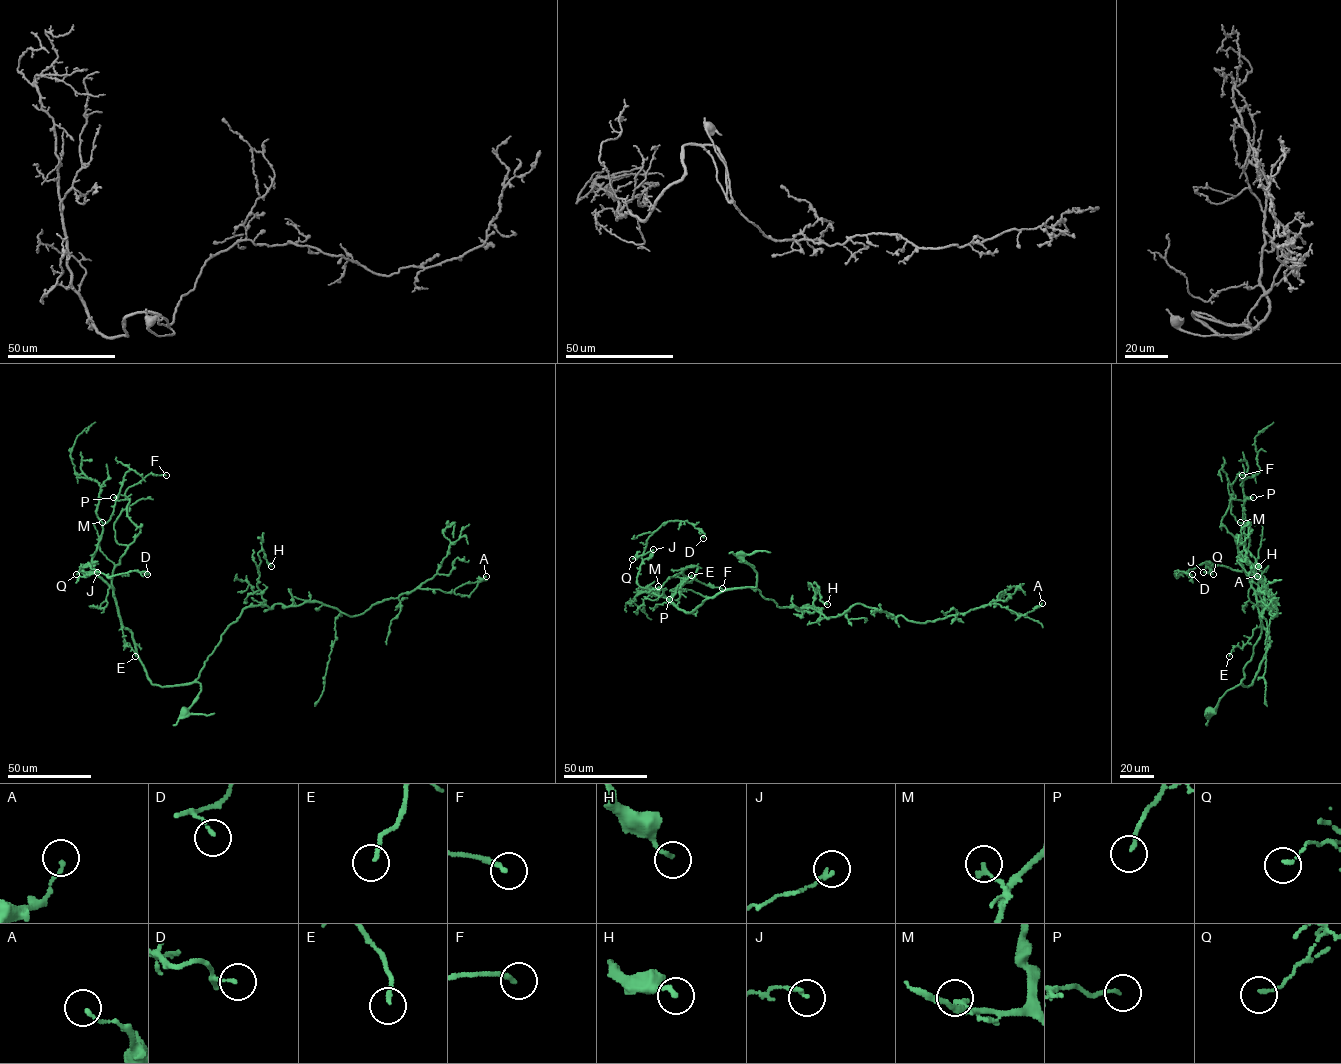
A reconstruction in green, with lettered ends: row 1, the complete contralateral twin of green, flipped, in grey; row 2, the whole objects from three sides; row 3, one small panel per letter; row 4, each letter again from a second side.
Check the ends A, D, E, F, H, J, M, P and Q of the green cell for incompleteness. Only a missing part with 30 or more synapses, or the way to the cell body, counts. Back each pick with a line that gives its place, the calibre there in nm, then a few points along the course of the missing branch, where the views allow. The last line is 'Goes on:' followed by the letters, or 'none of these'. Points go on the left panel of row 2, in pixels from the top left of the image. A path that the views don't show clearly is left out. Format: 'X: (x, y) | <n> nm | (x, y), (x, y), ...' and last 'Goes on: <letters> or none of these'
Goes on: none of these

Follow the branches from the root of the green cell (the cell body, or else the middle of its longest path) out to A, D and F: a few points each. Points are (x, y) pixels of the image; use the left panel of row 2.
A: (183, 711), (244, 609), (319, 601), (354, 616), (417, 588), (469, 595), (486, 576)
D: (183, 711), (200, 684), (153, 684), (113, 590), (95, 571), (81, 569), (88, 562), (108, 577), (147, 574)
F: (183, 711), (200, 684), (151, 682), (112, 584), (142, 526), (127, 515), (125, 491), (150, 473), (166, 475)

